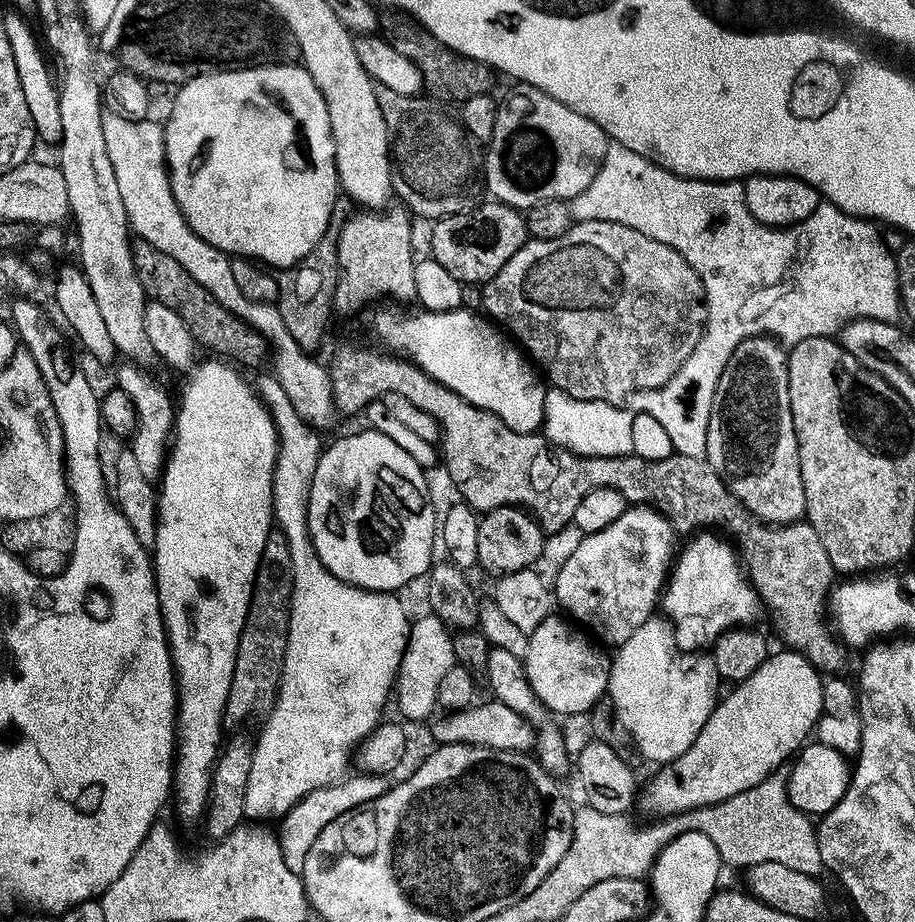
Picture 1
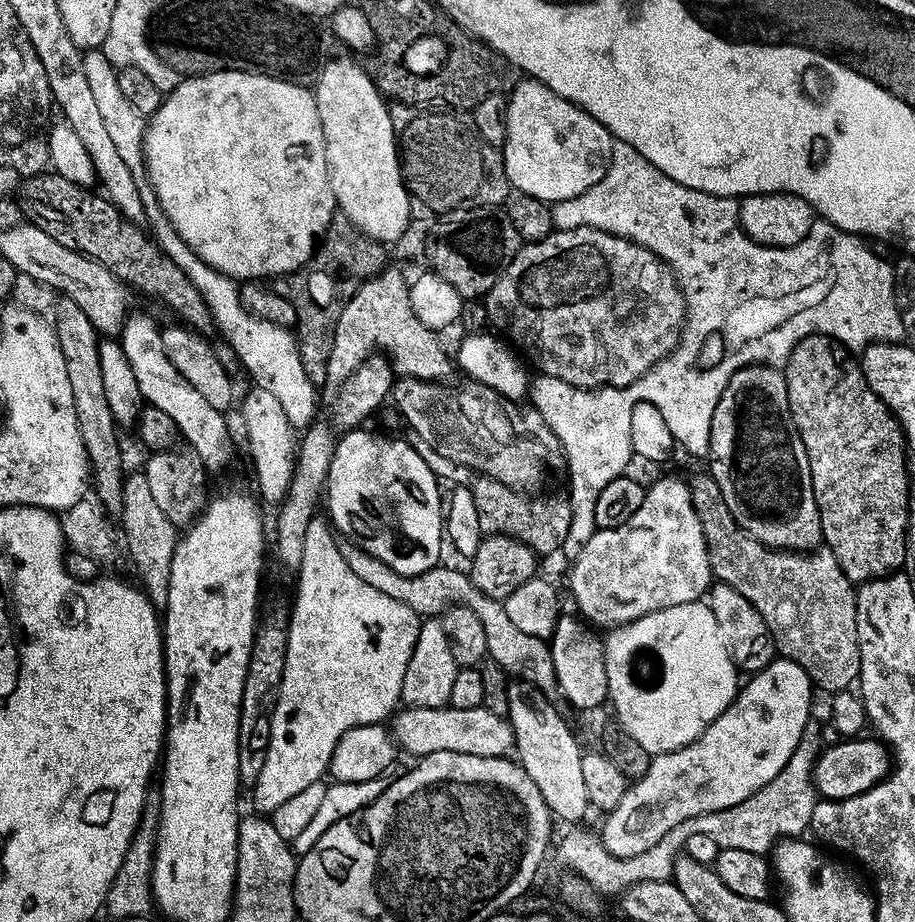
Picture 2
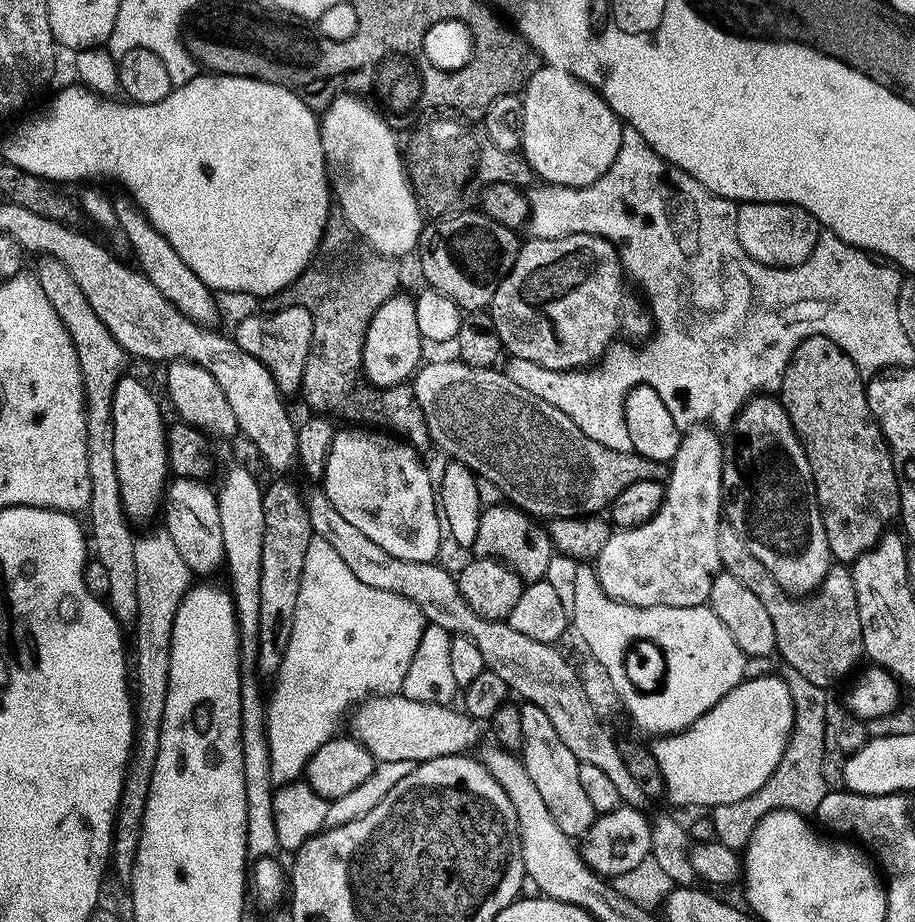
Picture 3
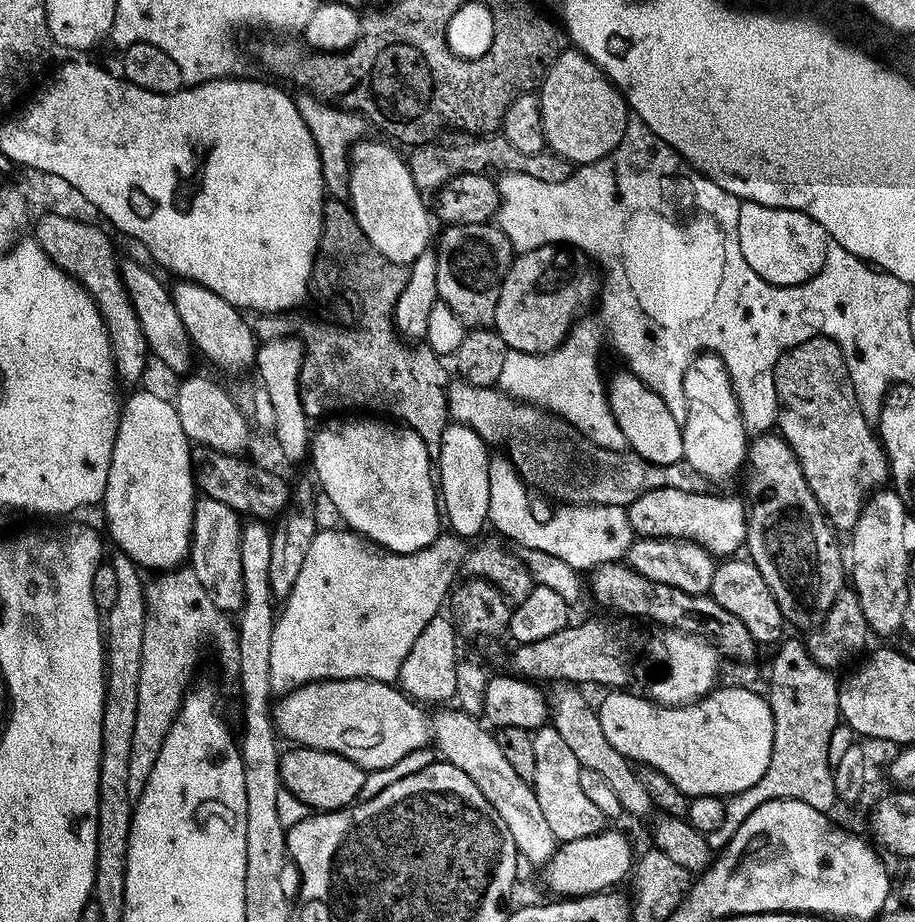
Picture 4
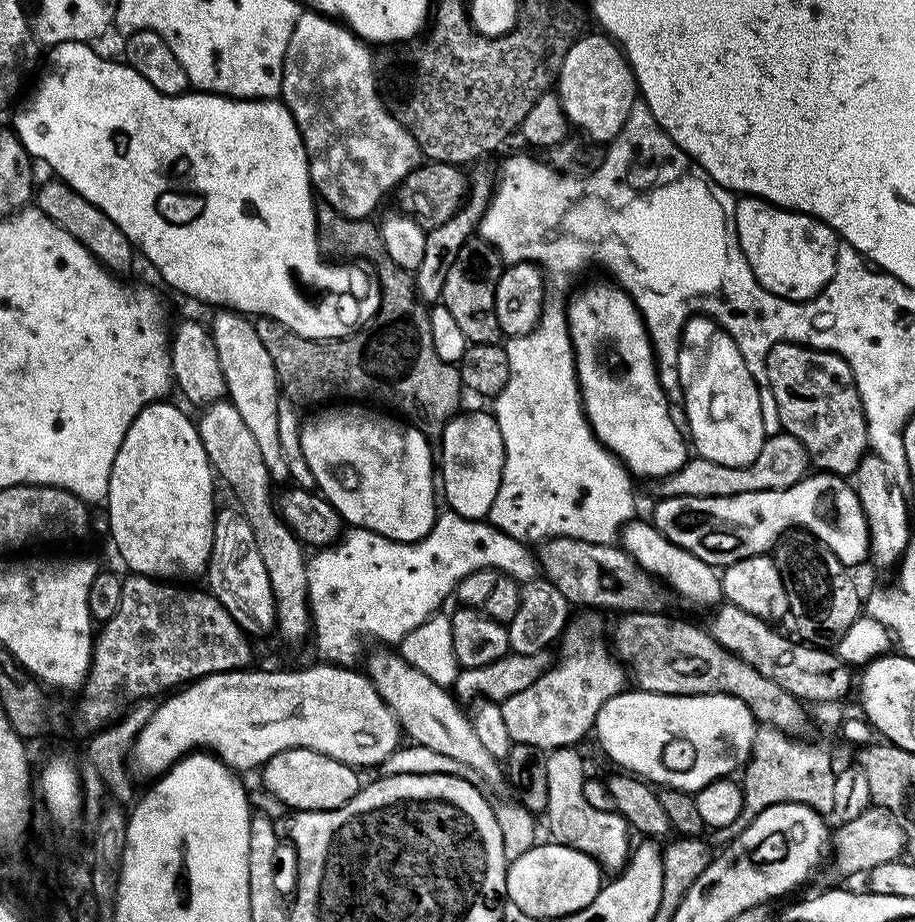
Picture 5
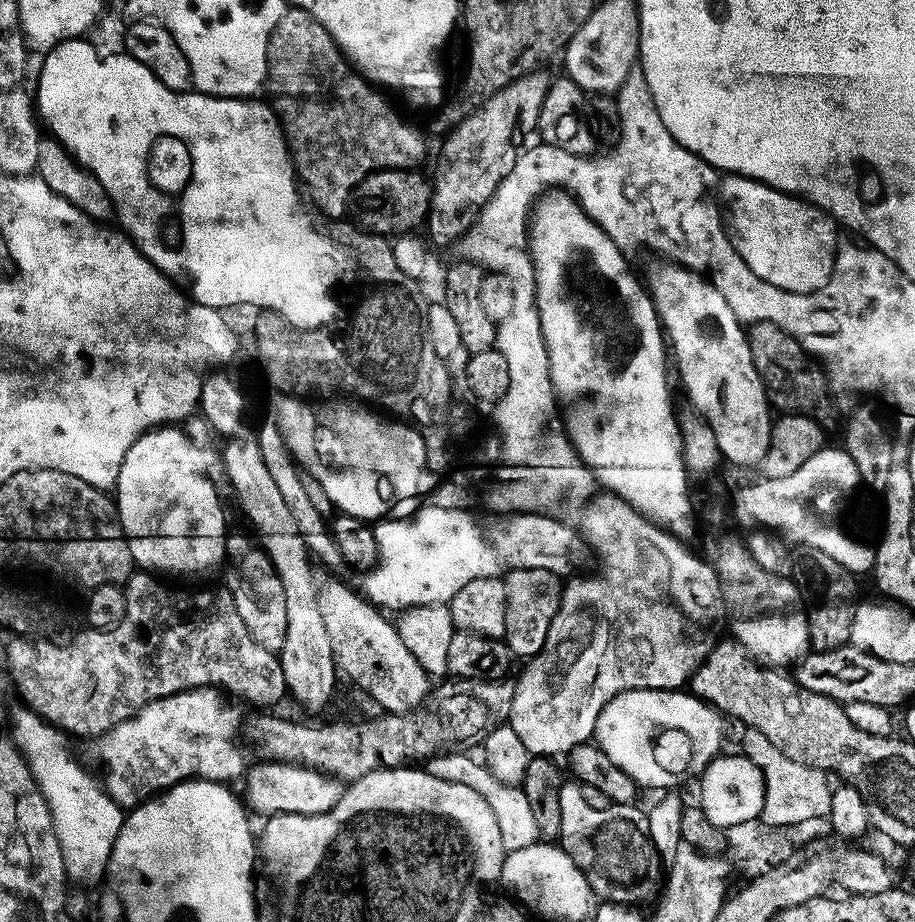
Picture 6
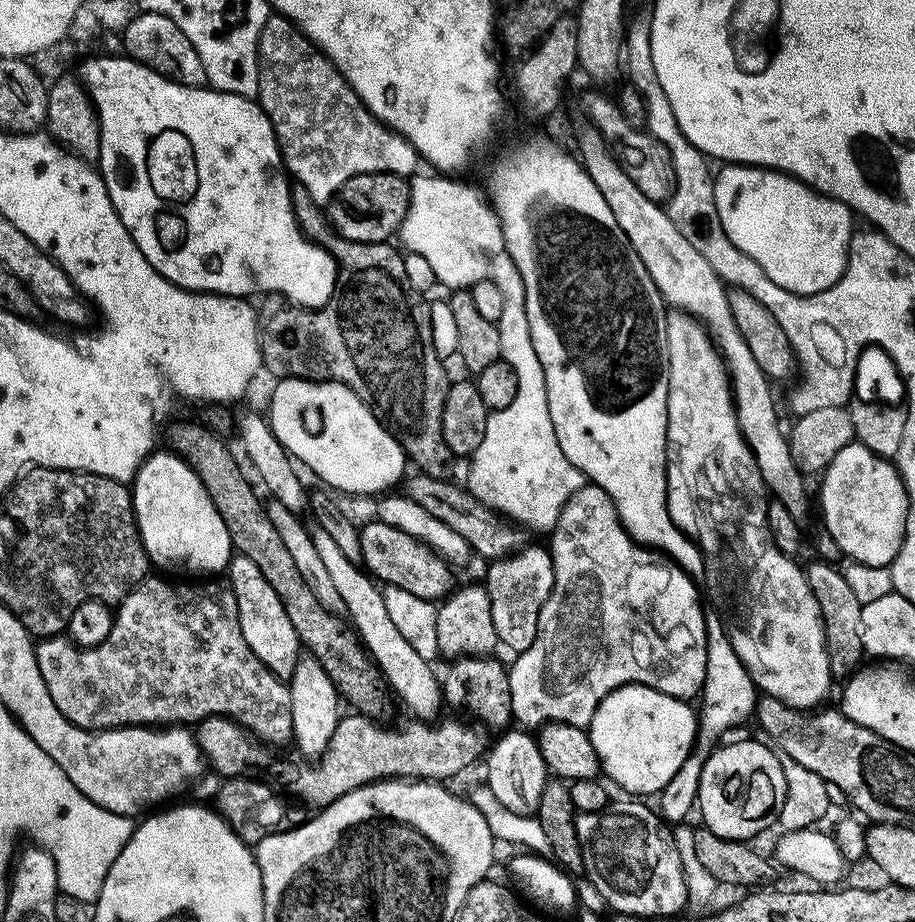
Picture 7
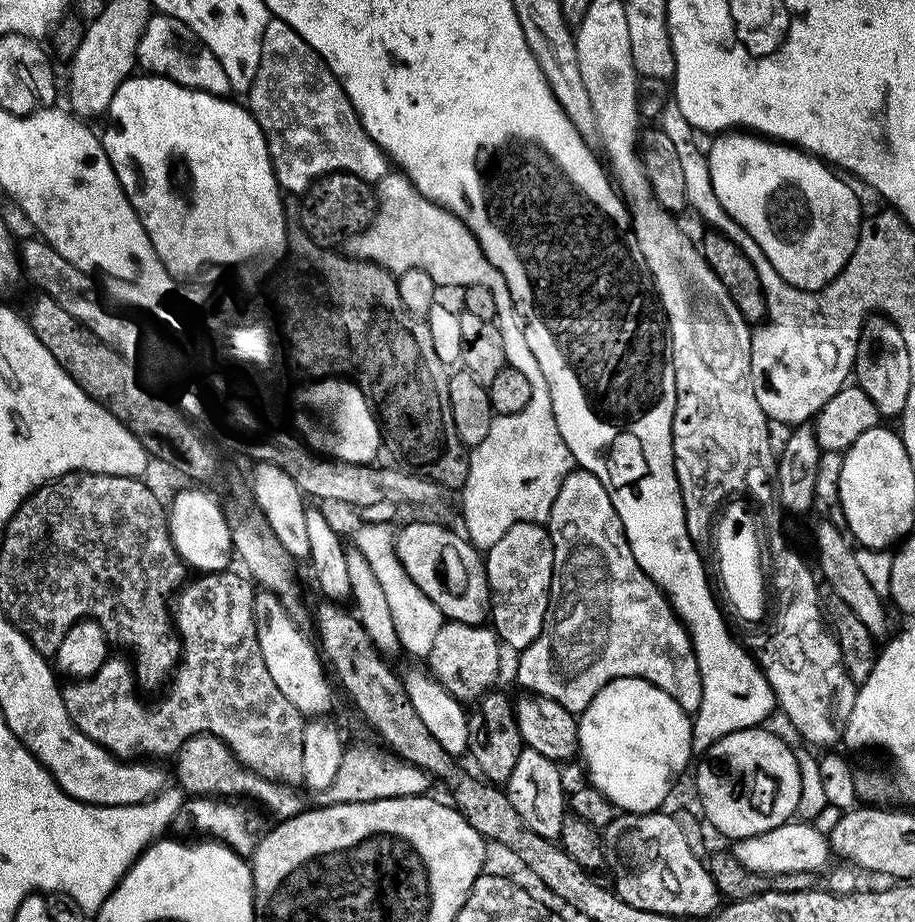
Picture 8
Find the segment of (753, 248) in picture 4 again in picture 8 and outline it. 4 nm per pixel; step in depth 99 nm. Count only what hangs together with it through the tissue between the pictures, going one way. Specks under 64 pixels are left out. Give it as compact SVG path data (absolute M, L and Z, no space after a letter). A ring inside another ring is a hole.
M729 130L717 135L712 149L707 149L710 182L714 186L714 194L718 194L718 202L722 202L722 210L726 212L746 233L758 242L762 252L774 266L774 270L790 286L802 291L819 292L843 270L847 260L854 254L859 232L854 232L854 222L862 221L862 208L832 208L832 226L812 226L804 242L800 244L784 244L776 240L766 226L764 218L764 202L768 194L784 180L792 180L802 184L802 188L810 194L816 184L816 174L796 176L792 172L794 164L800 162L800 170L804 170L804 160L791 150L786 150L786 142L769 140L760 134L749 134L744 130Z

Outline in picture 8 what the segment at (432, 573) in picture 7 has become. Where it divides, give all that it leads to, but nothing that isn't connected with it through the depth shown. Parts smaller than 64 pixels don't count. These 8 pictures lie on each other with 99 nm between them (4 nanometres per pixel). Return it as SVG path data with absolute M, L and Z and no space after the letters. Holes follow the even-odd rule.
M412 522L395 535L396 557L402 562L415 585L422 590L424 596L430 598L439 608L447 621L466 622L467 625L480 625L489 621L491 615L491 596L489 580L486 574L481 551L473 547L463 533L456 533L448 527L436 522Z

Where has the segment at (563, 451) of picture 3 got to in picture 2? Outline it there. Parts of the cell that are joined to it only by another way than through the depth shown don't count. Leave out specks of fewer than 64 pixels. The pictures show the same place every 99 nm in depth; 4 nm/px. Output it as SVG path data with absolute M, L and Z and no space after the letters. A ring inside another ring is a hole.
M400 376L392 385L392 391L390 393L391 403L396 403L398 411L404 415L405 425L409 429L417 431L434 448L439 454L444 454L447 458L452 458L454 462L462 463L468 468L477 470L479 473L492 476L496 480L502 482L506 486L510 486L515 489L516 492L525 492L528 494L535 493L536 488L544 480L544 475L547 474L548 468L561 467L562 464L562 449L558 437L555 436L554 430L550 428L546 421L543 420L542 414L533 407L524 402L517 402L509 400L500 392L495 392L493 388L487 388L484 384L478 384L475 382L464 382L461 388L447 388L448 384L444 382L437 382L435 380L420 380L418 377Z

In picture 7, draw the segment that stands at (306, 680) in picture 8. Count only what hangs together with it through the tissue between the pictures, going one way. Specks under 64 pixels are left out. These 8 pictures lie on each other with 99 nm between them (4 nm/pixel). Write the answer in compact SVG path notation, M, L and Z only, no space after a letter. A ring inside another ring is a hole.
M239 554L233 555L232 563L226 569L226 580L233 592L236 594L236 617L245 625L248 624L265 624L266 627L272 628L275 624L280 624L280 628L248 628L246 635L249 641L255 642L254 647L261 657L268 656L285 656L285 660L267 661L268 669L281 678L290 678L295 673L297 664L302 659L302 645L298 634L294 630L294 622L290 622L290 618L286 614L286 610L280 604L278 594L274 594L274 586L270 586L270 582L266 582L266 578L262 575L262 570L258 570L258 566L254 566L254 562L250 558Z

